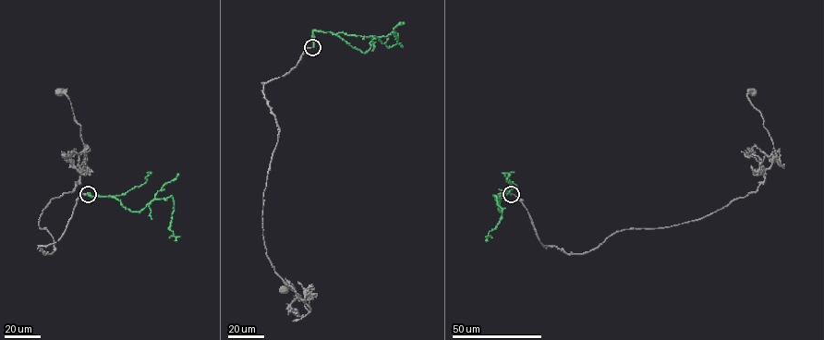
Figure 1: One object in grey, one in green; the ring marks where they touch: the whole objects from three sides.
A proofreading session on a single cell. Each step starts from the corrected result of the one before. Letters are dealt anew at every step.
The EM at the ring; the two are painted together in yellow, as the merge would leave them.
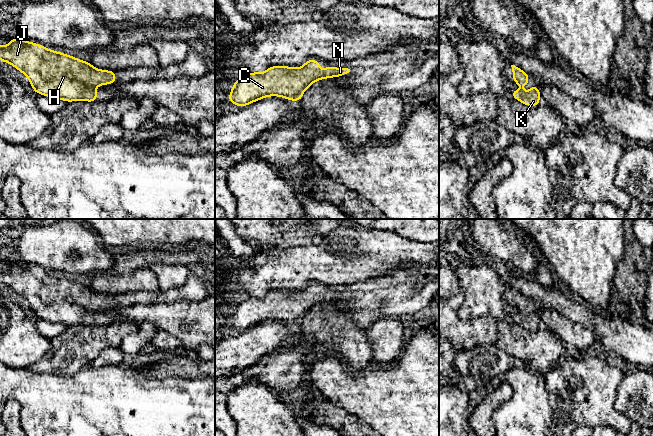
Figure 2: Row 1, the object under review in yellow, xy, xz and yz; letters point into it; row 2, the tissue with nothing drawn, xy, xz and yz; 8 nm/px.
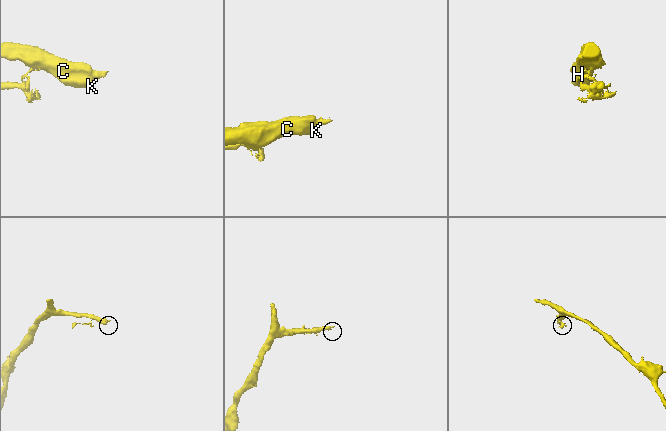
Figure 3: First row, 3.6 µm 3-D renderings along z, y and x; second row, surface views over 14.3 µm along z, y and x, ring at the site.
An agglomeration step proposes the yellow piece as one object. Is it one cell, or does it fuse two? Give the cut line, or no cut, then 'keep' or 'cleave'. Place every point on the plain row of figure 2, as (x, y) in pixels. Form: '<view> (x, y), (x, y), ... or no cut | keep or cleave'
no cut | keep

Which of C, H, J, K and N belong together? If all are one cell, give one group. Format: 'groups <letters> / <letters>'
groups C H J K N

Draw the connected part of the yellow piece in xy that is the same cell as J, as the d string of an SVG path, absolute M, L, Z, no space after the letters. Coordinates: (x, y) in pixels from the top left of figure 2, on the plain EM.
M21 262L11 263L8 270L0 269L0 284L13 289L25 298L35 317L66 326L79 324L95 326L97 324L97 315L94 313L96 310L116 306L116 295L95 293L90 286L48 274L42 269Z

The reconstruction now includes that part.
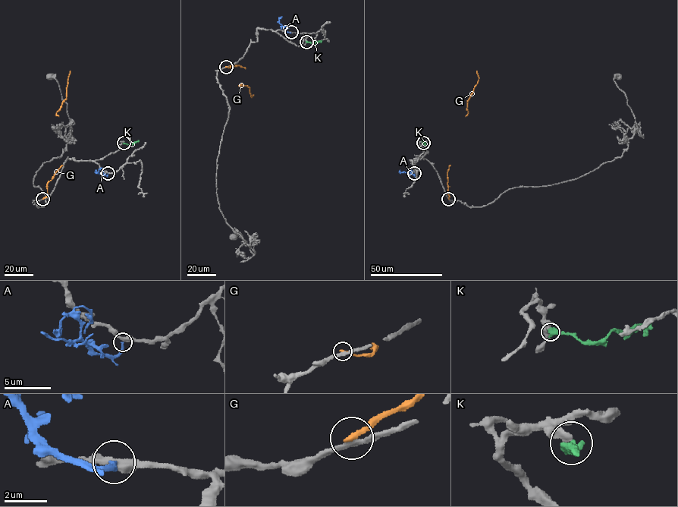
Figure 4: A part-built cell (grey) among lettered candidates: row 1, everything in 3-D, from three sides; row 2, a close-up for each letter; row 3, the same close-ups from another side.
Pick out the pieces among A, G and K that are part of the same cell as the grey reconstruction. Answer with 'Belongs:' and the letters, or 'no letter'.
Belongs: no letter

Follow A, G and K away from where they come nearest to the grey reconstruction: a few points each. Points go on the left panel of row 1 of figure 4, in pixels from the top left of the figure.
A: (108, 173), (105, 175), (96, 172), (98, 171)
G: (42, 199), (47, 195), (47, 183), (62, 165), (59, 116), (56, 114), (66, 97), (70, 70)
K: (123, 143), (138, 143)

